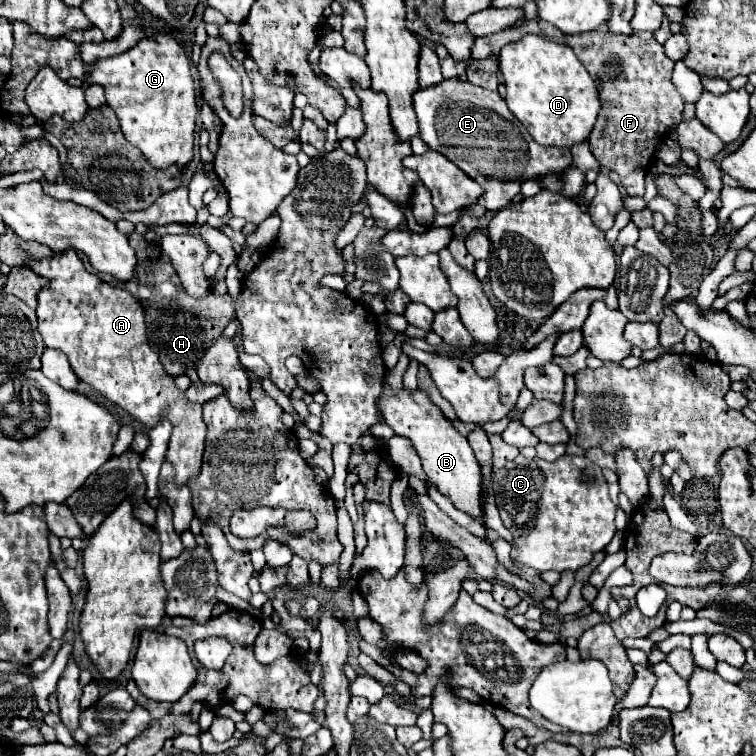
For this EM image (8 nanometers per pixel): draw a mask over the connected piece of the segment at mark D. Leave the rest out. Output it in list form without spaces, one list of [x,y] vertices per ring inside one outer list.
[[[527,34],[523,40],[507,44],[501,50],[499,68],[505,76],[507,86],[507,106],[509,110],[519,118],[519,122],[527,128],[531,138],[541,146],[557,146],[557,148],[571,148],[575,144],[581,144],[589,138],[589,132],[593,130],[593,124],[597,120],[597,112],[601,108],[599,92],[595,80],[589,76],[585,66],[579,62],[575,52],[565,46],[557,44],[553,40],[547,40],[543,36],[531,36]]]

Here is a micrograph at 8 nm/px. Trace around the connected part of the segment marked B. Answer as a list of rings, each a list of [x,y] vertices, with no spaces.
[[[385,384],[379,400],[379,410],[383,414],[383,420],[393,428],[395,434],[411,440],[413,448],[421,458],[423,472],[429,484],[435,486],[441,494],[445,494],[457,510],[469,514],[471,518],[481,518],[481,466],[477,464],[467,438],[453,428],[453,424],[443,416],[443,412],[429,400],[429,396],[421,390],[409,392],[405,388],[401,392],[393,392]]]

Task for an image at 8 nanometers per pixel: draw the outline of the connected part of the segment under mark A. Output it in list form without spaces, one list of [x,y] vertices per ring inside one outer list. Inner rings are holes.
[[[74,249],[53,258],[31,260],[31,270],[47,278],[47,286],[39,292],[39,332],[47,348],[61,350],[77,374],[95,392],[123,408],[145,428],[157,426],[161,416],[169,416],[173,422],[173,434],[165,460],[175,464],[179,478],[175,486],[185,486],[203,462],[205,448],[205,422],[201,408],[191,404],[185,394],[175,386],[175,380],[165,374],[157,354],[147,344],[147,328],[143,320],[143,308],[127,290],[103,284],[95,274],[87,272]],[[199,464],[199,466],[193,466]]]

